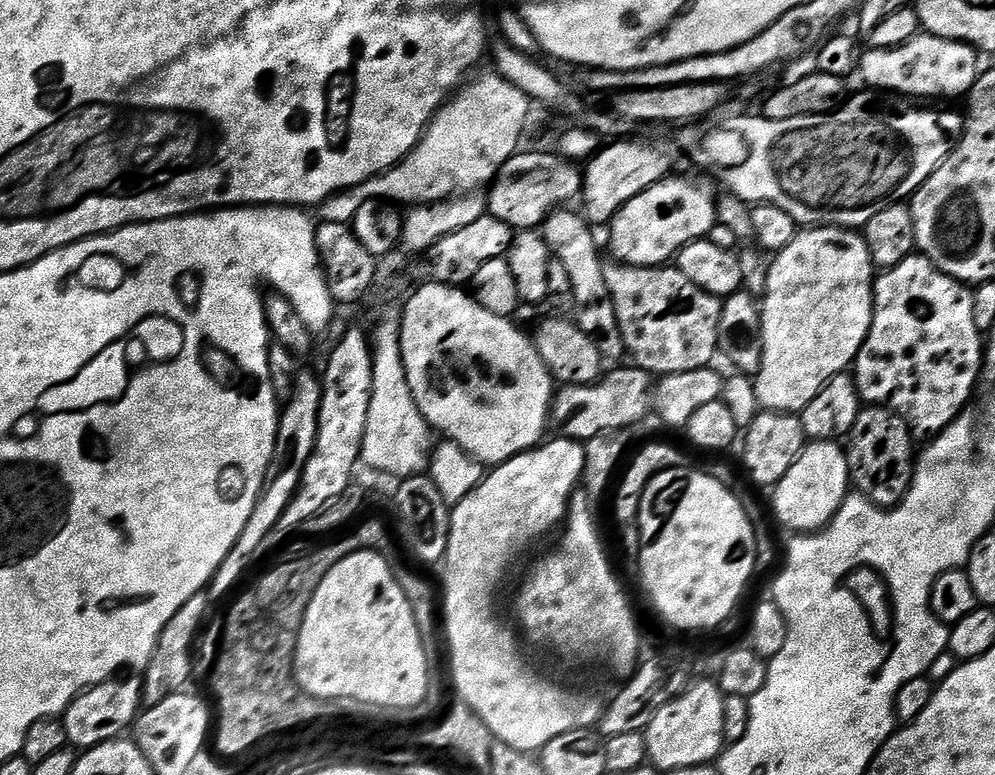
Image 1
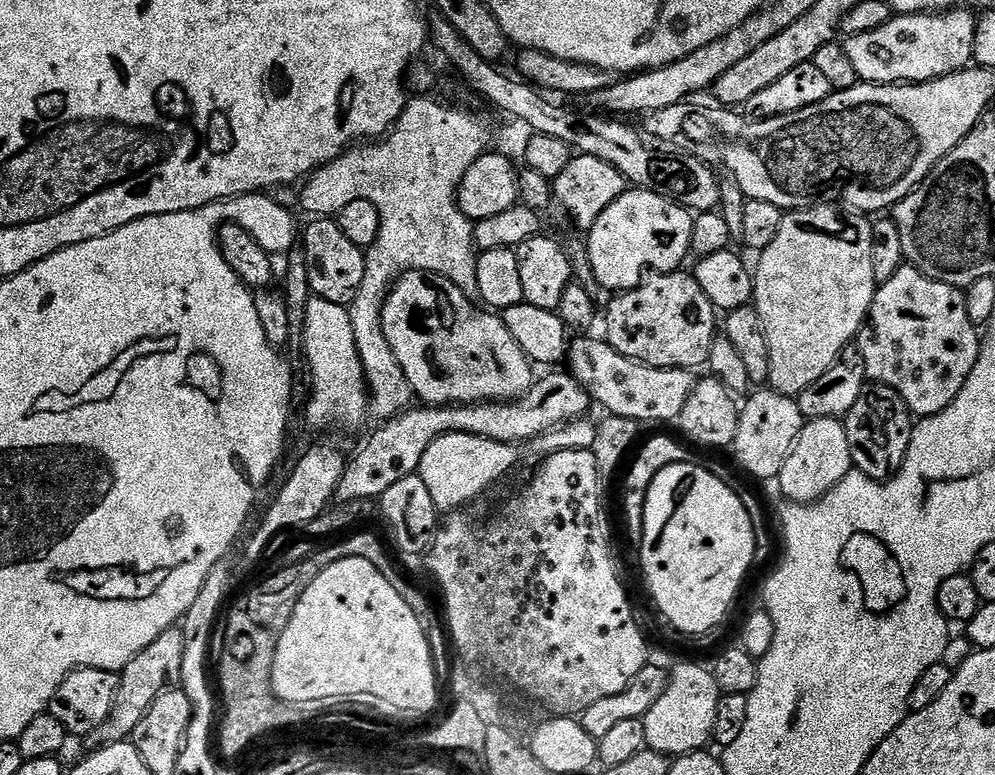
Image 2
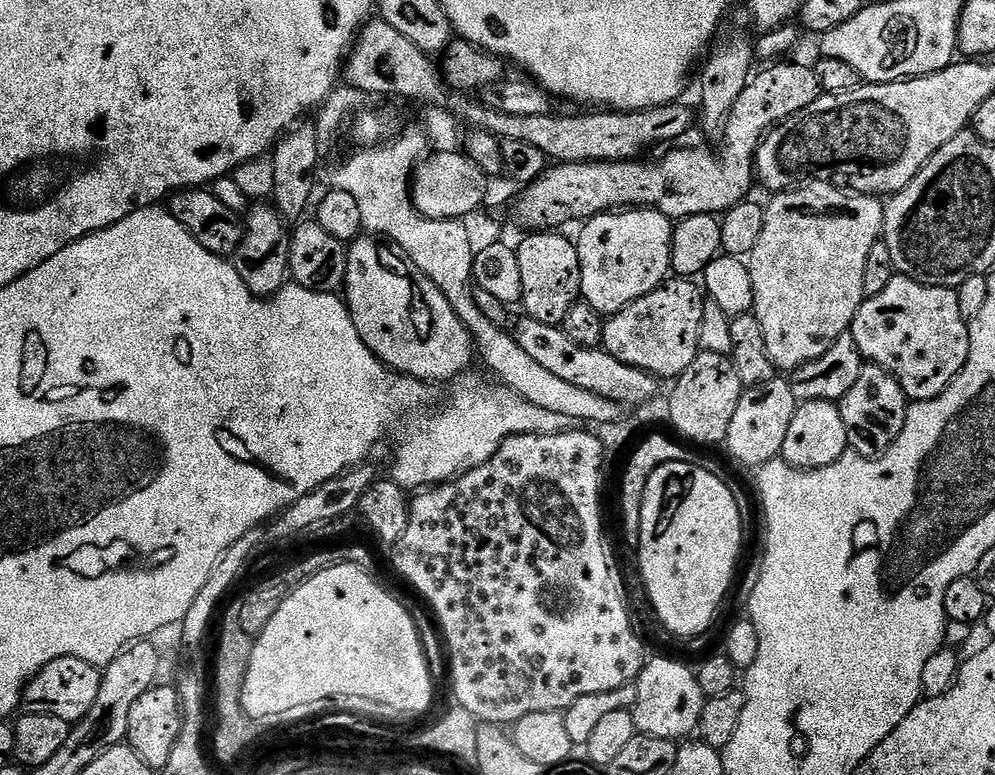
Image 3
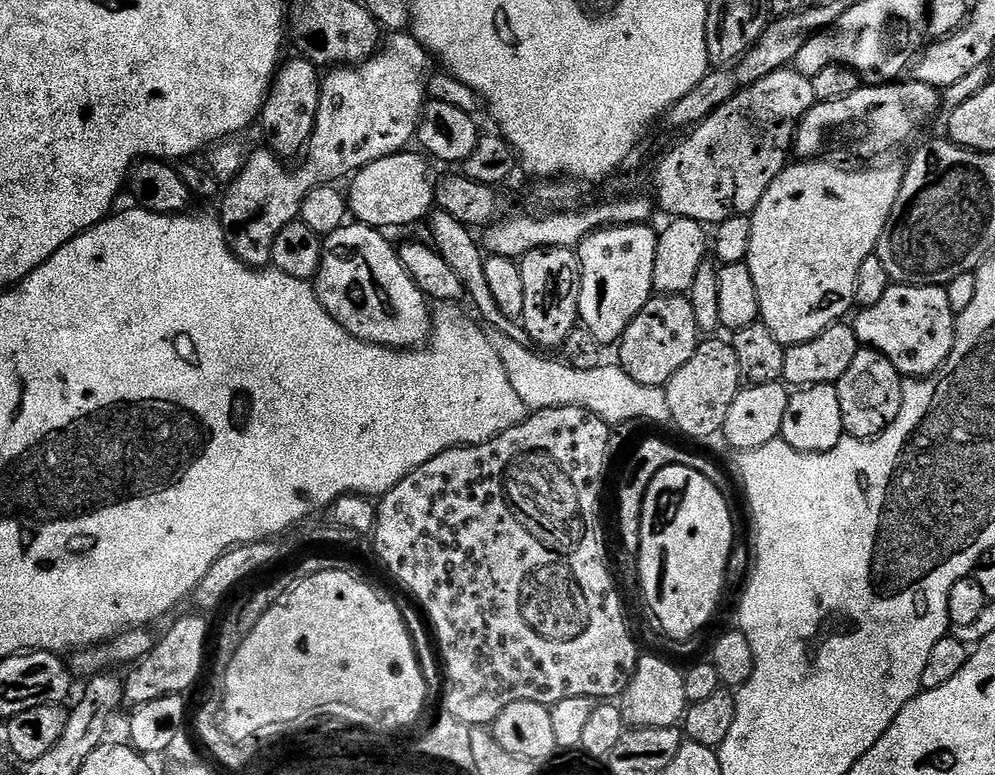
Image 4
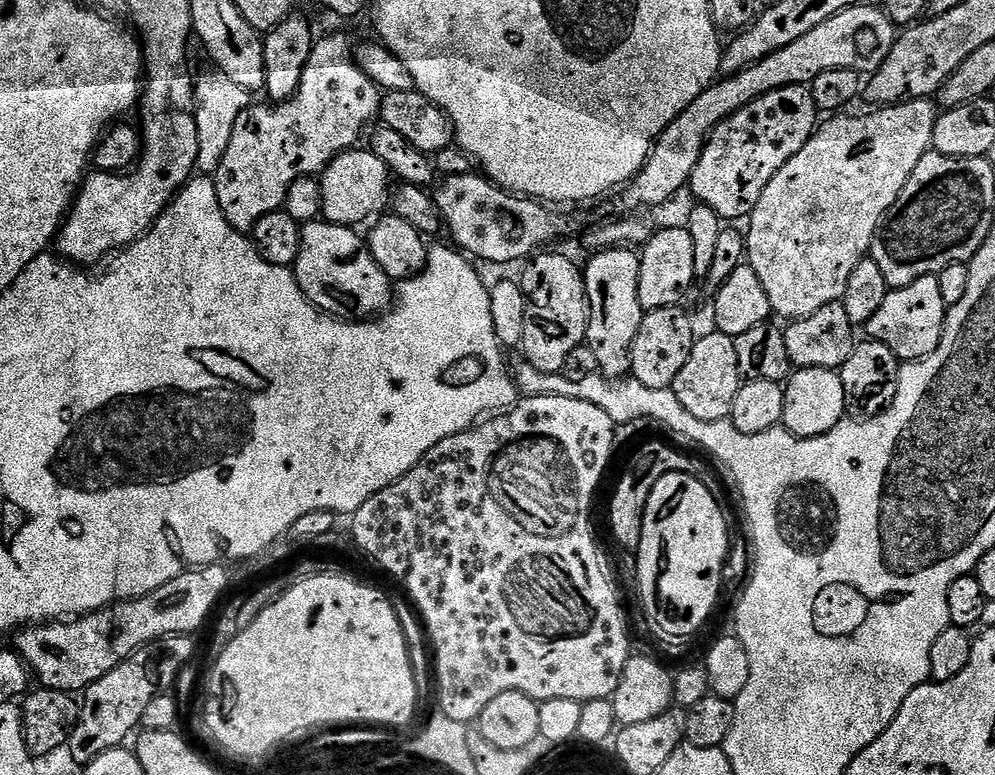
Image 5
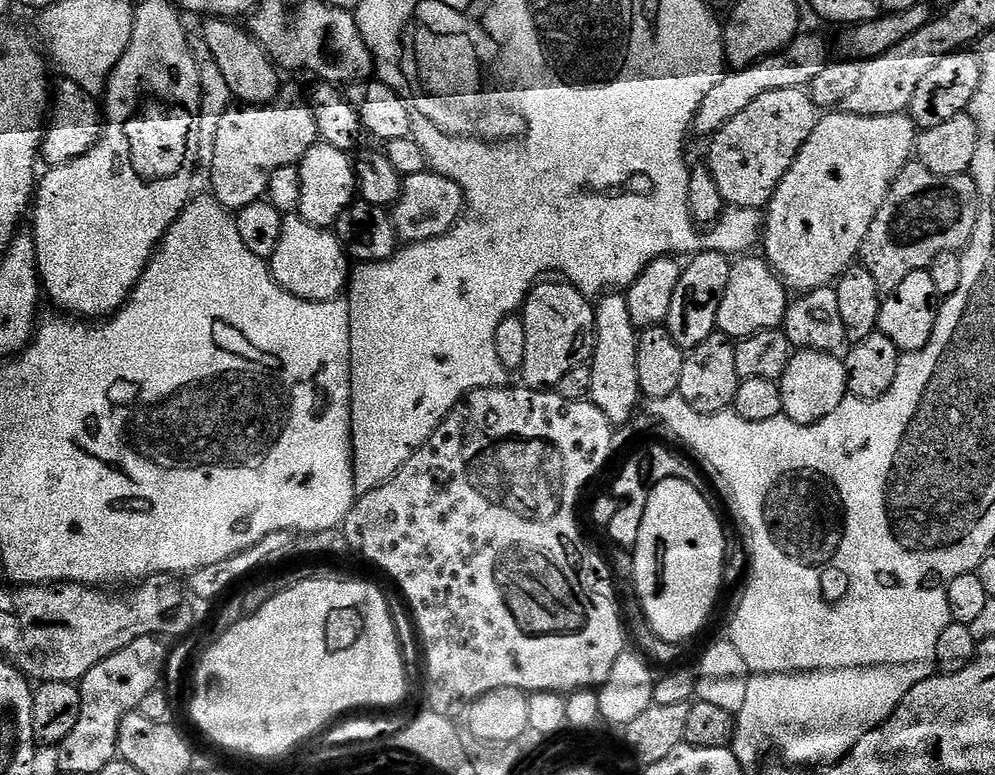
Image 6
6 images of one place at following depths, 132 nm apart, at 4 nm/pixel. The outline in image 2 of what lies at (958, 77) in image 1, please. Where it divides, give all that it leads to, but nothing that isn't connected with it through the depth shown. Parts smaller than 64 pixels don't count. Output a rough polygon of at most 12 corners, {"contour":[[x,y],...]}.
{"contour":[[967,8],[893,15],[844,49],[866,84],[921,84],[973,63]]}

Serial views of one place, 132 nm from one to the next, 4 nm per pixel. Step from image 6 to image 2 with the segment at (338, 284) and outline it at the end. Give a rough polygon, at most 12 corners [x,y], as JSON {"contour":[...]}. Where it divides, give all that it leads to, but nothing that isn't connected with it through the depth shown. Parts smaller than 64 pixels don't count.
{"contour":[[436,272],[380,325],[425,405],[517,400],[534,365]]}

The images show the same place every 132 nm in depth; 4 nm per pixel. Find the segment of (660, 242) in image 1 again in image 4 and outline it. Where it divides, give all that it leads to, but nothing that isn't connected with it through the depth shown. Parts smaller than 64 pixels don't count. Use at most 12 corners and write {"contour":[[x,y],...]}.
{"contour":[[657,229],[580,244],[580,324],[615,345],[654,295]]}

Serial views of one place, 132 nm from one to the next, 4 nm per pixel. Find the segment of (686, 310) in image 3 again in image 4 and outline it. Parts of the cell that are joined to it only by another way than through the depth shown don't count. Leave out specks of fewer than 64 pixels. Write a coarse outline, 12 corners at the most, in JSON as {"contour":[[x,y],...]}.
{"contour":[[653,295],[618,367],[664,388],[701,339],[687,295]]}

